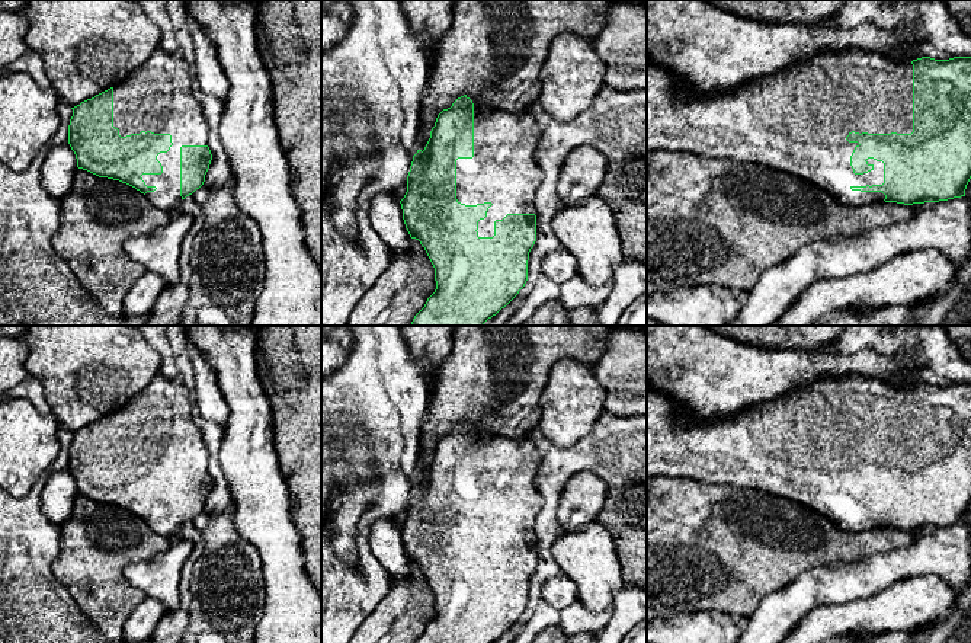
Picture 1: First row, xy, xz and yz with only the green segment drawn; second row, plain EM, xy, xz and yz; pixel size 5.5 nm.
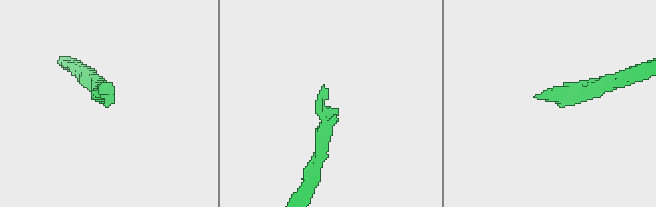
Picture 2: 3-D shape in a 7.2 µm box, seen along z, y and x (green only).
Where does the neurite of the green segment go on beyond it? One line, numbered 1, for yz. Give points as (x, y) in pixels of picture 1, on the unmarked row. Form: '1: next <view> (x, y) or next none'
1: next yz (795, 447)

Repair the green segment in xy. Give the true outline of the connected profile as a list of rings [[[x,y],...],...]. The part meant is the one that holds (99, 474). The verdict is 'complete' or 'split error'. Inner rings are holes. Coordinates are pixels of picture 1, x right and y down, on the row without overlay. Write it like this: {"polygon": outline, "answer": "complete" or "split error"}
{"polygon": [[[157,374],[142,391],[116,412],[71,435],[68,470],[76,480],[78,495],[126,509],[144,519],[154,532],[170,538],[204,511],[212,486],[208,473],[208,448],[193,422],[190,393],[185,384]]], "answer": "split error"}

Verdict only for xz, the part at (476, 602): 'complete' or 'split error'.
split error

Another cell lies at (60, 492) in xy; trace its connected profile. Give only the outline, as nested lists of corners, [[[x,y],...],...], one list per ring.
[[[68,468],[52,473],[42,492],[42,514],[61,527],[71,516],[77,495],[77,484]]]

